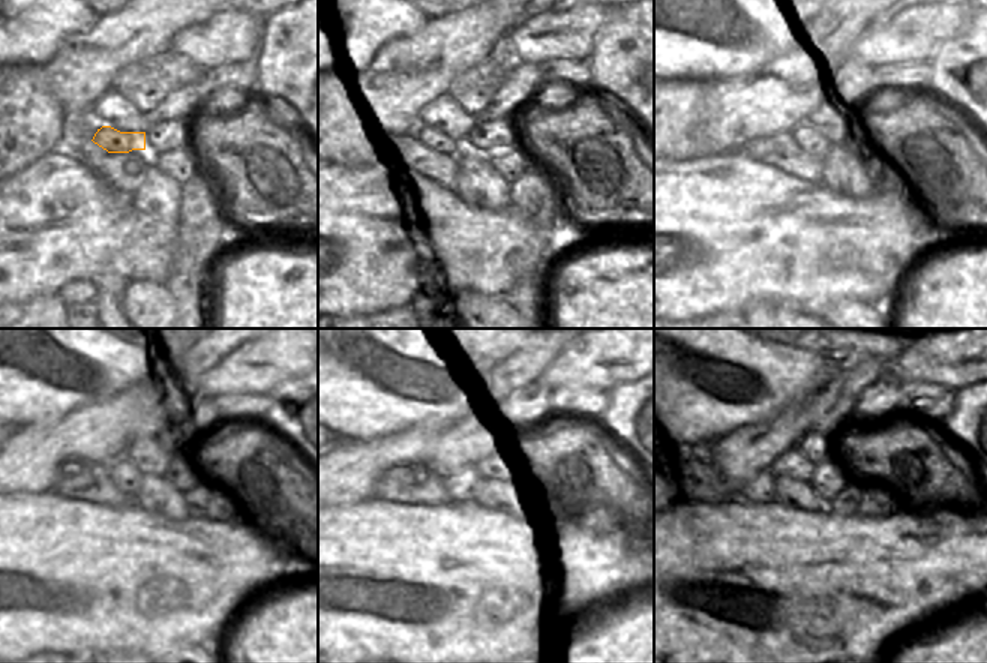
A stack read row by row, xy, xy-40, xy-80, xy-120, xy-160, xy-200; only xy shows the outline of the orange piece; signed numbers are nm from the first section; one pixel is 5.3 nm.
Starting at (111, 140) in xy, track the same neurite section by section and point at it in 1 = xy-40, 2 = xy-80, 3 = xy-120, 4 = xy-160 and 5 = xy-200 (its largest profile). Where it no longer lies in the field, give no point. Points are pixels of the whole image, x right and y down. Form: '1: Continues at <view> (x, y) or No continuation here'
1: Continues at xy-40 (428, 135)
2: Continues at xy-80 (807, 138)
3: Continues at xy-120 (126, 477)
4: Continues at xy-160 (459, 485)
5: Continues at xy-200 (792, 470)

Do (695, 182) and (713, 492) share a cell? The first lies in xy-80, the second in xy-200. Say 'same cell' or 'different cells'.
different cells

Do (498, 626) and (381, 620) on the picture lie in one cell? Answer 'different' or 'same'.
same

